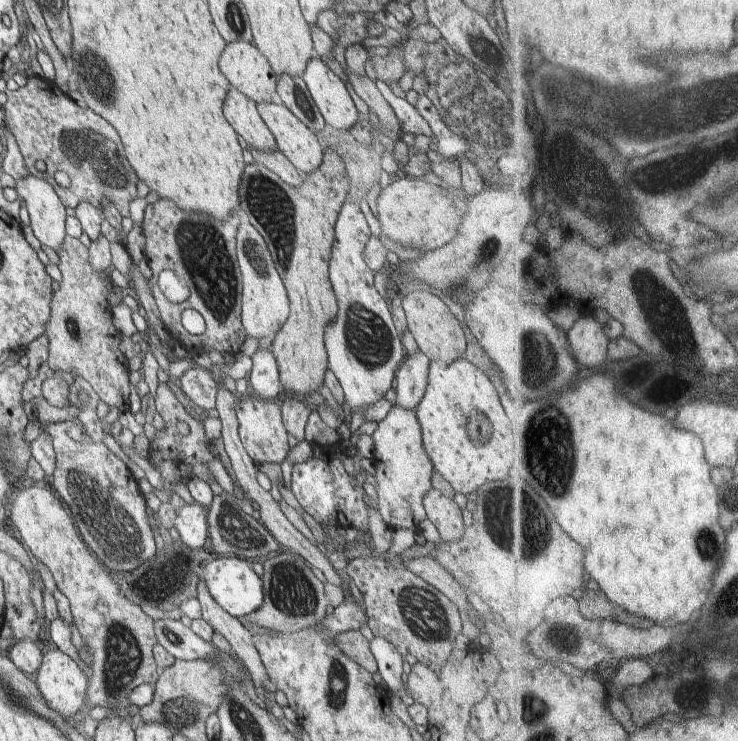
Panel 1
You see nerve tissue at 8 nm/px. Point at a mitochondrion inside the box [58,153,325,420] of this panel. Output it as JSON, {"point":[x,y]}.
{"point":[205,256]}

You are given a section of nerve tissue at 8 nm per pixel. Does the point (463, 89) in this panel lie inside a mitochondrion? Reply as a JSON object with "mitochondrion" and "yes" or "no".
{"mitochondrion":"yes"}

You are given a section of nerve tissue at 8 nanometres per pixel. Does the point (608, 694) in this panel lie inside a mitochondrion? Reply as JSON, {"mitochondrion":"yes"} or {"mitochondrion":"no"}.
{"mitochondrion":"no"}

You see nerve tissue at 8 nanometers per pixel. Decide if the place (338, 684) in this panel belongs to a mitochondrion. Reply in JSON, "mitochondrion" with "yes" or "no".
{"mitochondrion":"yes"}

